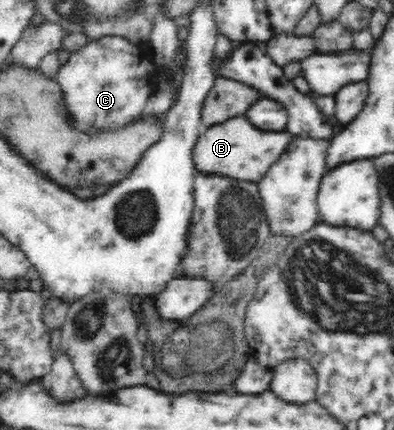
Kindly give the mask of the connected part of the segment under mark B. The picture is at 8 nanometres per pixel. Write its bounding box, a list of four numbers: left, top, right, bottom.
[191,115,294,182]

